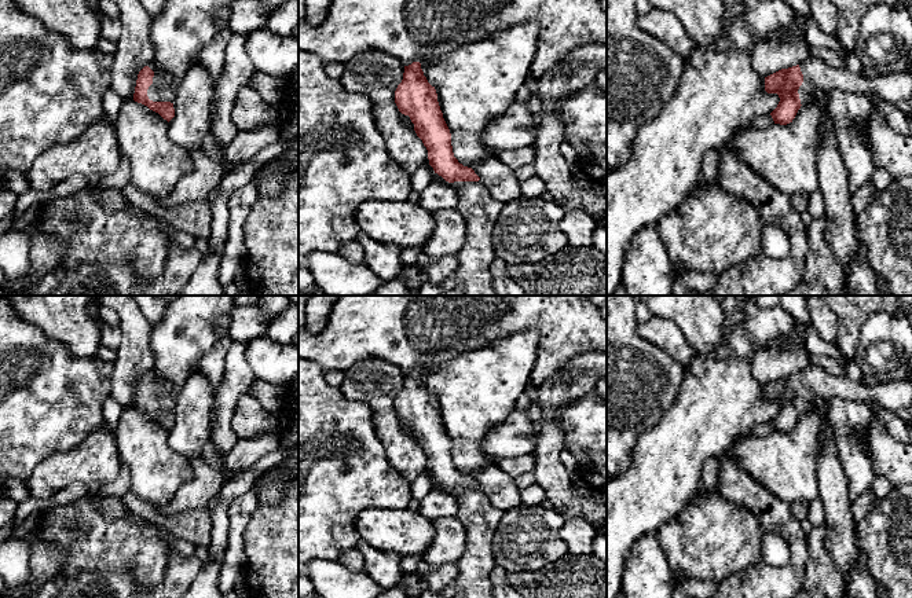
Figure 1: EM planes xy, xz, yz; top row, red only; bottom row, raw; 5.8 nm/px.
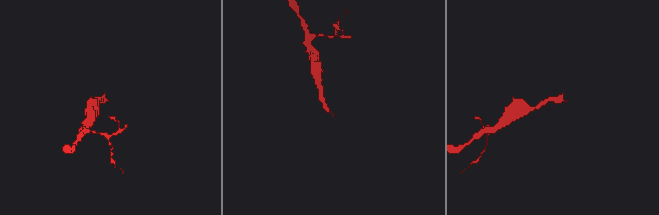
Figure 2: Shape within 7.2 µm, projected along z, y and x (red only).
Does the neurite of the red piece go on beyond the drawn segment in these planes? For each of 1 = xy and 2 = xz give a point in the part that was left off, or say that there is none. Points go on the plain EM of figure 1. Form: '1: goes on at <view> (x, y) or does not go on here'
1: goes on at xy (161, 397)
2: goes on at xz (480, 518)

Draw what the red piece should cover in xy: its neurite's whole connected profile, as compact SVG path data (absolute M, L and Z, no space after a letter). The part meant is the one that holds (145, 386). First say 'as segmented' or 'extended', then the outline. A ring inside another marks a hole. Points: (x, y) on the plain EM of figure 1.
extended; M144 374L136 388L133 408L158 421L168 430L175 425L176 395L166 385L158 385L154 374Z

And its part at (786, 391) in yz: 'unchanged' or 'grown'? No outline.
grown

